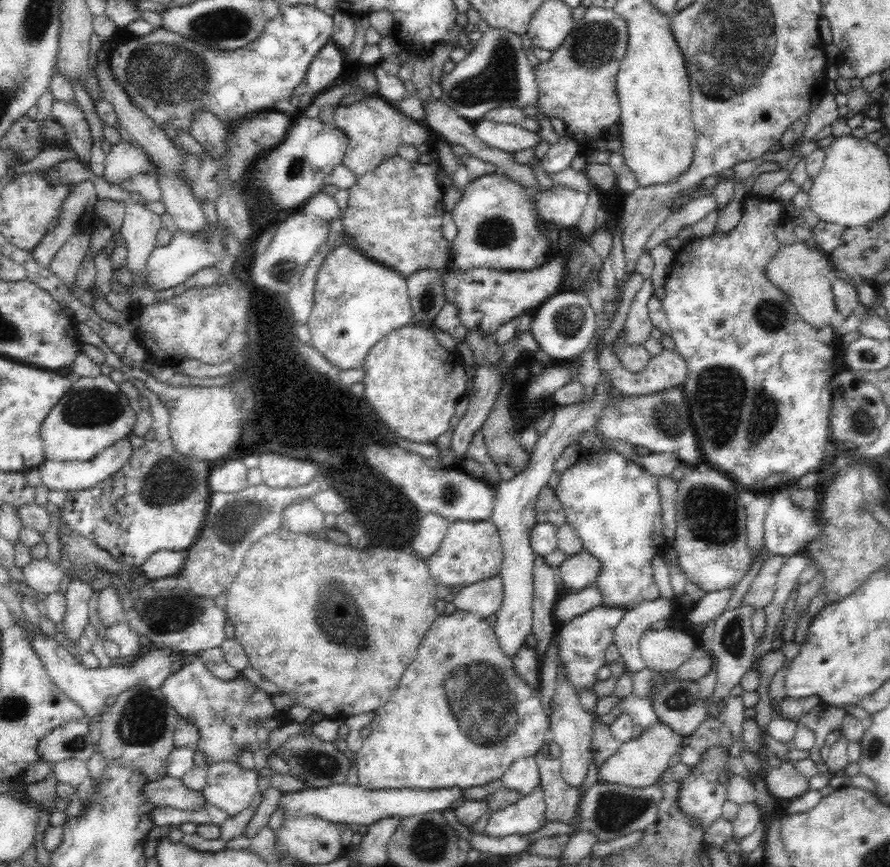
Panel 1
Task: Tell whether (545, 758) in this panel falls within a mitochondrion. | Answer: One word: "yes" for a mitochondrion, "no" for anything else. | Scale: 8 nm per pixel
no

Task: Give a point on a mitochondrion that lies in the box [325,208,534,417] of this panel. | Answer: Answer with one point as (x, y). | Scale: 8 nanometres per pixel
(495, 231)

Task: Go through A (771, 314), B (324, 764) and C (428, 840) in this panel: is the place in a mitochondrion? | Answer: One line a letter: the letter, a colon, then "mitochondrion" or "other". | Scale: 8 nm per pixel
A: mitochondrion
B: mitochondrion
C: mitochondrion

